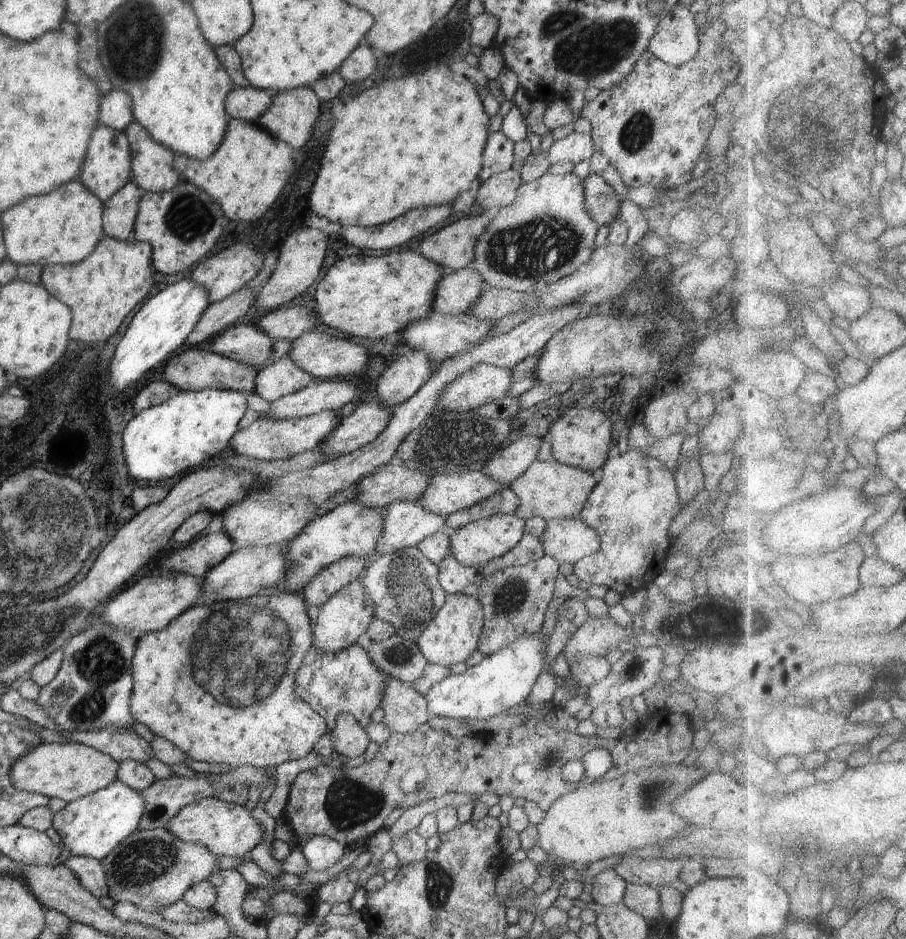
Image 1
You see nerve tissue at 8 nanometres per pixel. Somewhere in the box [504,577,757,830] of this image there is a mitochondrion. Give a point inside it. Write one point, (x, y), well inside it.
(719, 621)

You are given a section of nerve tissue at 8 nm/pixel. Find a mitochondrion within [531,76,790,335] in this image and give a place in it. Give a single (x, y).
(634, 136)

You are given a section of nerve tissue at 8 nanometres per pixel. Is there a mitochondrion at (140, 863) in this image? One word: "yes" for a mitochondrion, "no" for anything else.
yes

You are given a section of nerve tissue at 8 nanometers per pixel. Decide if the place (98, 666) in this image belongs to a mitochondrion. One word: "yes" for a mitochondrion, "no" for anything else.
yes

